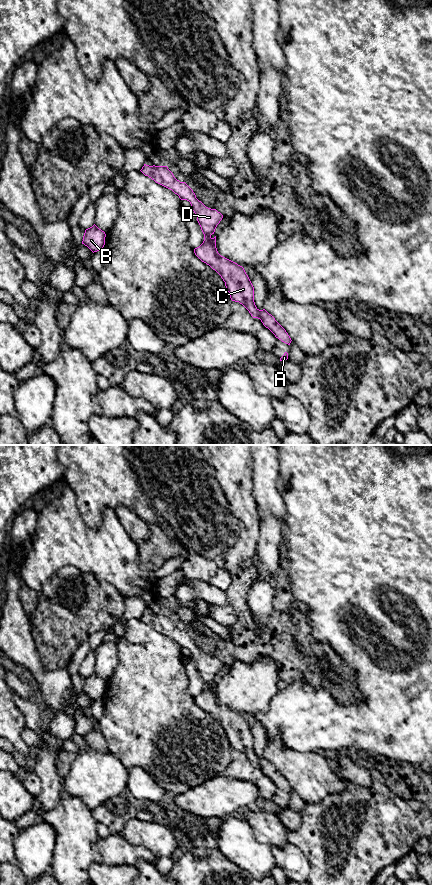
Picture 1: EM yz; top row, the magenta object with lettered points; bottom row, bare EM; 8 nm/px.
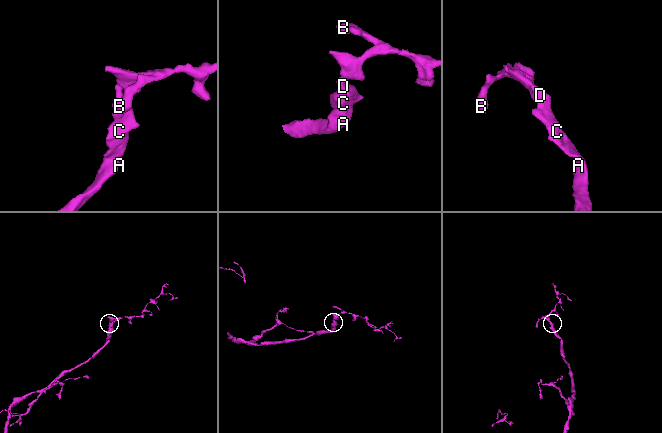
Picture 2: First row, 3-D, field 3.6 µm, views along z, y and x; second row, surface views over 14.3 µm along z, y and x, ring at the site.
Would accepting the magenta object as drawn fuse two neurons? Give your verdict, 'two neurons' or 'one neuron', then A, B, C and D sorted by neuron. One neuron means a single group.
one neuron; groups A B C D

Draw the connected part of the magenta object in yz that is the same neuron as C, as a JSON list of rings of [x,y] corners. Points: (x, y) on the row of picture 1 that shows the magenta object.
[[[144,164],[140,170],[156,183],[172,190],[181,200],[187,200],[197,216],[197,221],[204,234],[203,243],[194,249],[195,255],[215,270],[225,282],[232,301],[242,304],[253,318],[261,320],[276,338],[290,345],[291,338],[286,330],[265,309],[259,310],[254,302],[254,287],[244,268],[237,263],[221,256],[216,248],[214,234],[223,215],[216,209],[206,207],[196,198],[193,190],[185,183],[177,180],[167,166],[149,166]]]

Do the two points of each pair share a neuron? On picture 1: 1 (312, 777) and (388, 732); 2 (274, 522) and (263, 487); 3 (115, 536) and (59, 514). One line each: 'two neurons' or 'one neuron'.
1: two neurons
2: one neuron
3: one neuron

